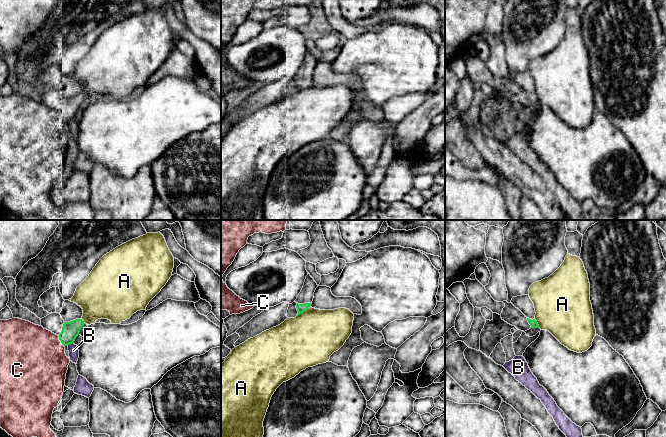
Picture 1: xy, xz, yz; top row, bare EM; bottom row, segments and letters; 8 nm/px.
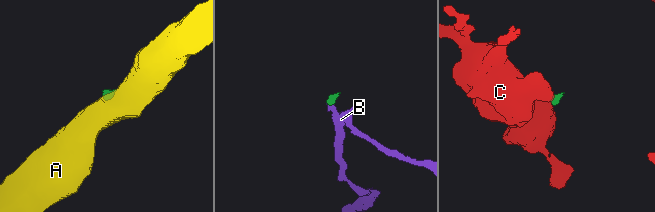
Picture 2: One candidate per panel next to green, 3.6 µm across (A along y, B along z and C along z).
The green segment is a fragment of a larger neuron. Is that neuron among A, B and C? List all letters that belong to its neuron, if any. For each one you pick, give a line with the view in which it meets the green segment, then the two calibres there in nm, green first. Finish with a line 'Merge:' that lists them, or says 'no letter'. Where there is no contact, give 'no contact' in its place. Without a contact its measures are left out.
Merge: no letter

